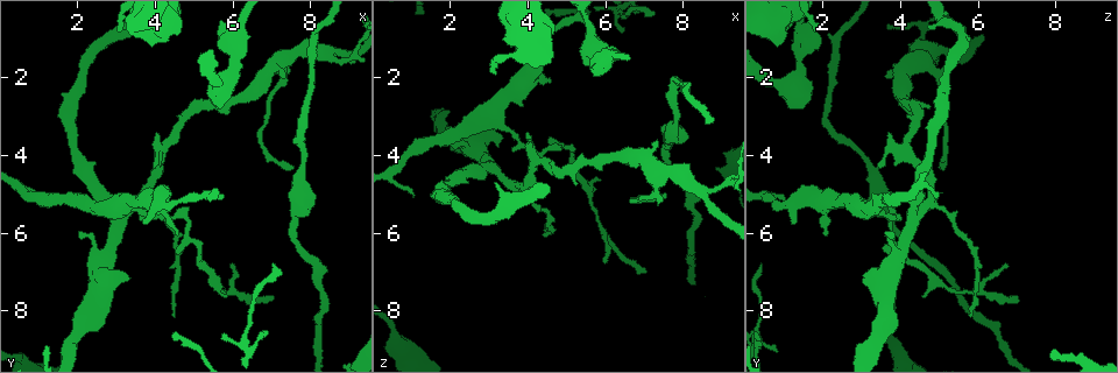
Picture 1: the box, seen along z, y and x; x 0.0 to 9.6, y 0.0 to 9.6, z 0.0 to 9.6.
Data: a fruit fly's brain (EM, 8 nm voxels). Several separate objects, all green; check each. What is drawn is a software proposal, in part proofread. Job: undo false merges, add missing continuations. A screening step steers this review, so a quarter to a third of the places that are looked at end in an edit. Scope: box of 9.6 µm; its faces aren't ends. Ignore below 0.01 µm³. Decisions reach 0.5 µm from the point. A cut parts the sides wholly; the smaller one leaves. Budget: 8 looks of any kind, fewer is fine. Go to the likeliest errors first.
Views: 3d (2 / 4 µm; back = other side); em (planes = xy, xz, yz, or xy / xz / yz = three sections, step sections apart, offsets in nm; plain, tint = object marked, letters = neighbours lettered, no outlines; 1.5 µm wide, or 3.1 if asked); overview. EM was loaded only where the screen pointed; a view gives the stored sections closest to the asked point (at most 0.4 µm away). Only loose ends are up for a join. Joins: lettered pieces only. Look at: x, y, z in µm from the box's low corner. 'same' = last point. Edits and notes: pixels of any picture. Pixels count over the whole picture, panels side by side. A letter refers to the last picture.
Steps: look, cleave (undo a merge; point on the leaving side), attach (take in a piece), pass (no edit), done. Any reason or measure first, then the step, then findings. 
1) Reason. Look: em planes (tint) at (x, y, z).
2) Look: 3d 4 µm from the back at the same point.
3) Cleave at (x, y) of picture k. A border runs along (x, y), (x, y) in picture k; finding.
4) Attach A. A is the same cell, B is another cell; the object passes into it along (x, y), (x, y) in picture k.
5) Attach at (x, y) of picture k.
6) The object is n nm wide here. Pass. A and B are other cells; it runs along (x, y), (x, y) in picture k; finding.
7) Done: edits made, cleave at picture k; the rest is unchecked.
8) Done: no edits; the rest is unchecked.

Thin end. Look: 3d 2 µm at (5.90, 7.65, 4.60).

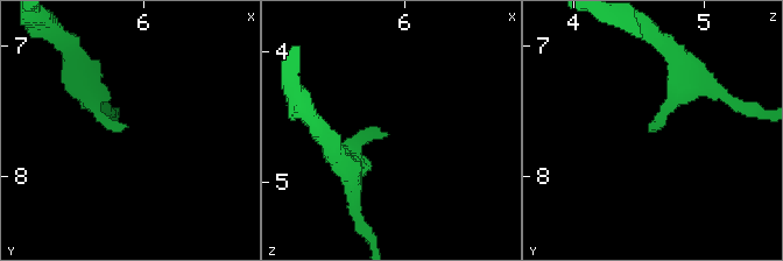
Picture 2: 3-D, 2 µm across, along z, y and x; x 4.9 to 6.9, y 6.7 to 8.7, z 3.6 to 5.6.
Shape alone is not enough. Look: em planes (letters) at (5.88, 7.60, 4.62).

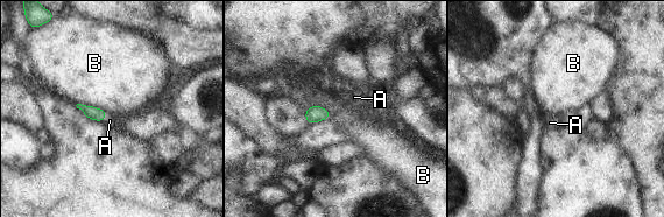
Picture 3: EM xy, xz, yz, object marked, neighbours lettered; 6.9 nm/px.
Attach A. A is the same cell, B is another cell; the neuron continues.

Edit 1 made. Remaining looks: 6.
Free end. Look: 3d 2 µm at (6.40, 9.00, 0.85).

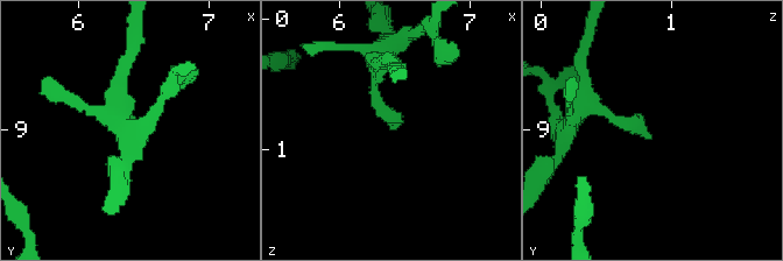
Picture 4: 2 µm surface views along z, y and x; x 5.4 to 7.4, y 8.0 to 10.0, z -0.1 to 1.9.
Look: em yz step 4 (letters) at (6.46, 9.04, 0.84).

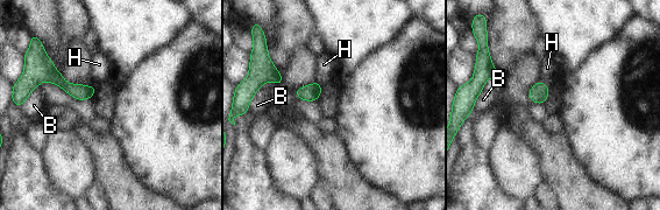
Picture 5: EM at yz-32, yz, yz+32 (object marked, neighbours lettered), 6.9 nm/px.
Look: em planes (letters) at the same point.

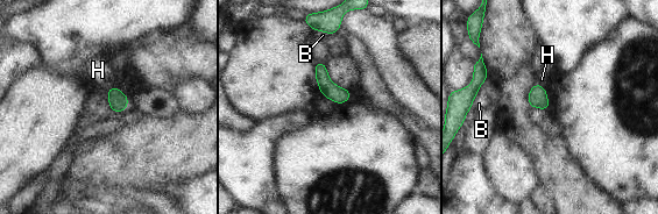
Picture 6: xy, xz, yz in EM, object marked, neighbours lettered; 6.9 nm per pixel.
Pass. B and H are other cells; it runs along (319, 65), (324, 83), (341, 100) in picture 6; none of them fits.

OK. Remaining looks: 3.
Done: edits made, attach at picture 3; the rest is unchecked.

